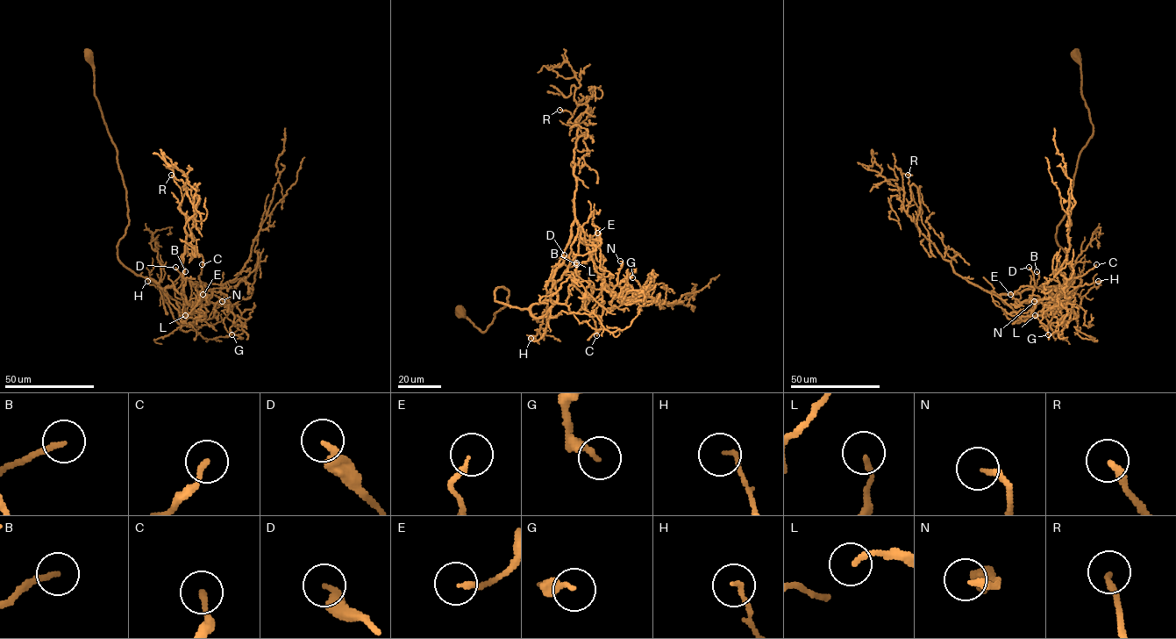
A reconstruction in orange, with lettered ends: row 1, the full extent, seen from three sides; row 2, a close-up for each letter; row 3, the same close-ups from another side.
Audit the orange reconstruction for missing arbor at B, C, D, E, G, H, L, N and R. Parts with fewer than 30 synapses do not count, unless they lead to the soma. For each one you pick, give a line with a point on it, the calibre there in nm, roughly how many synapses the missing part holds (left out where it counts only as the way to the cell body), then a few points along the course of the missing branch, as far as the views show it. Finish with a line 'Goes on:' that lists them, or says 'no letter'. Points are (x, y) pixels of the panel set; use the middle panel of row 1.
B: place (576, 264); calibre 170 nm; 30 synapses; course (576, 264), (601, 269), (602, 263), (595, 259)
Goes on: B

